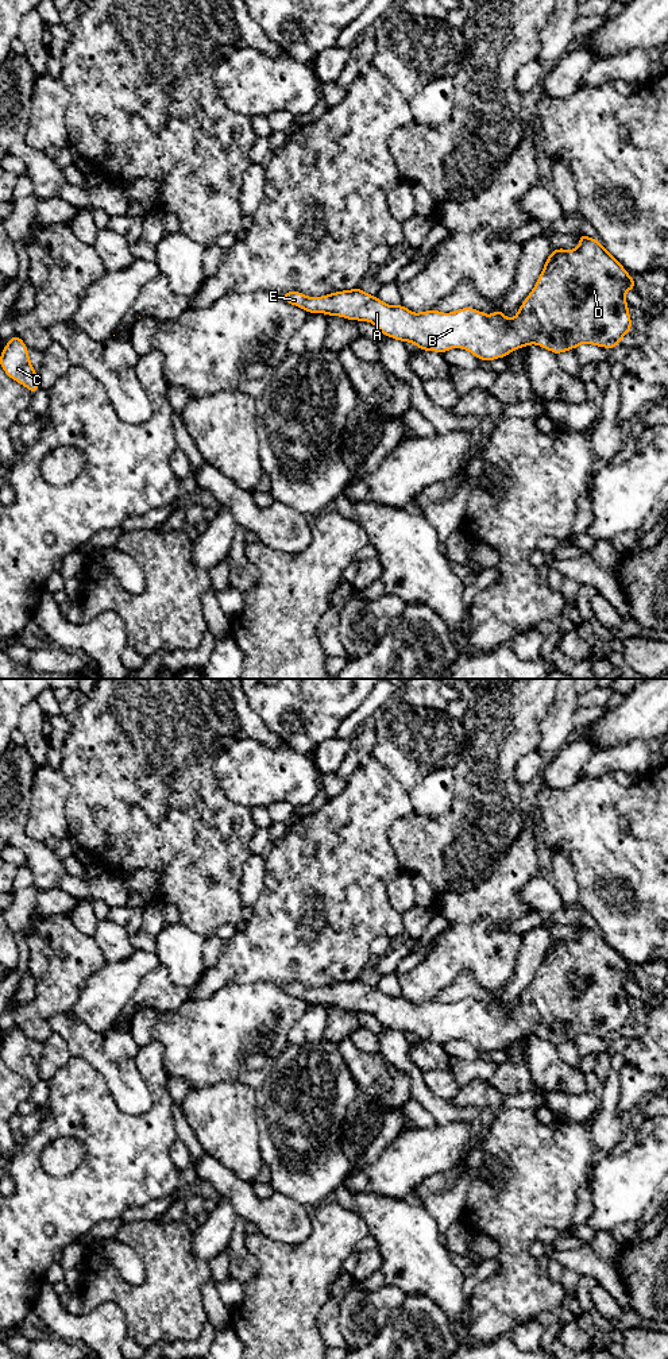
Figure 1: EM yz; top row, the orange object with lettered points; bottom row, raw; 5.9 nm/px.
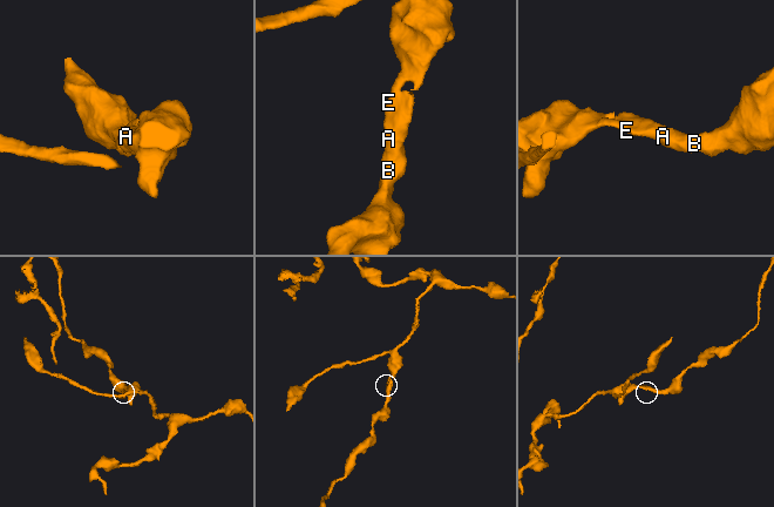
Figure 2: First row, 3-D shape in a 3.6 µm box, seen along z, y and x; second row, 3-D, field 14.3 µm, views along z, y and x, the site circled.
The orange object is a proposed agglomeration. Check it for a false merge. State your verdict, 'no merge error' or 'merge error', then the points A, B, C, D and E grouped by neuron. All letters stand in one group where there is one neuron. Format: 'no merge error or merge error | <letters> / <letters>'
no merge error | A B C D E

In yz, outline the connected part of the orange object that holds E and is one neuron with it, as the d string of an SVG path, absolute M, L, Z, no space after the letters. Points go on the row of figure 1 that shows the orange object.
M584 233L578 238L578 248L555 248L552 251L533 290L511 320L505 316L501 308L491 316L471 306L451 313L436 309L412 313L402 304L389 305L359 287L333 292L323 297L308 297L291 290L279 297L308 313L324 313L351 321L372 323L382 335L412 343L422 351L445 354L451 348L463 348L475 358L487 362L505 358L529 344L537 344L556 355L575 350L580 344L613 350L632 331L632 317L625 293L634 290L636 278L632 278L625 267L610 255L601 240L588 238Z

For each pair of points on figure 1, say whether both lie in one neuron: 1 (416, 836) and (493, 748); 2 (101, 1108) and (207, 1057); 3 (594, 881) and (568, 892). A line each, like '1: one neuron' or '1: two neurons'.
1: one neuron
2: two neurons
3: two neurons

